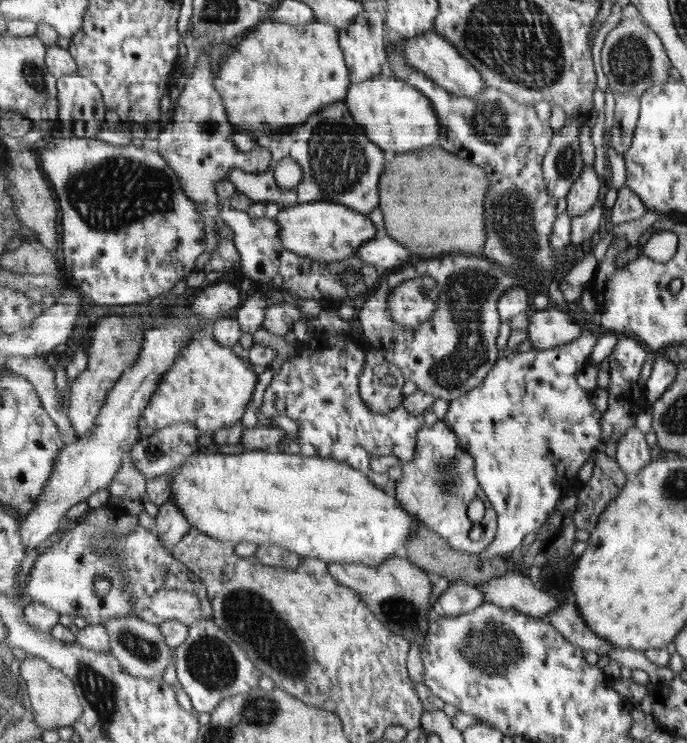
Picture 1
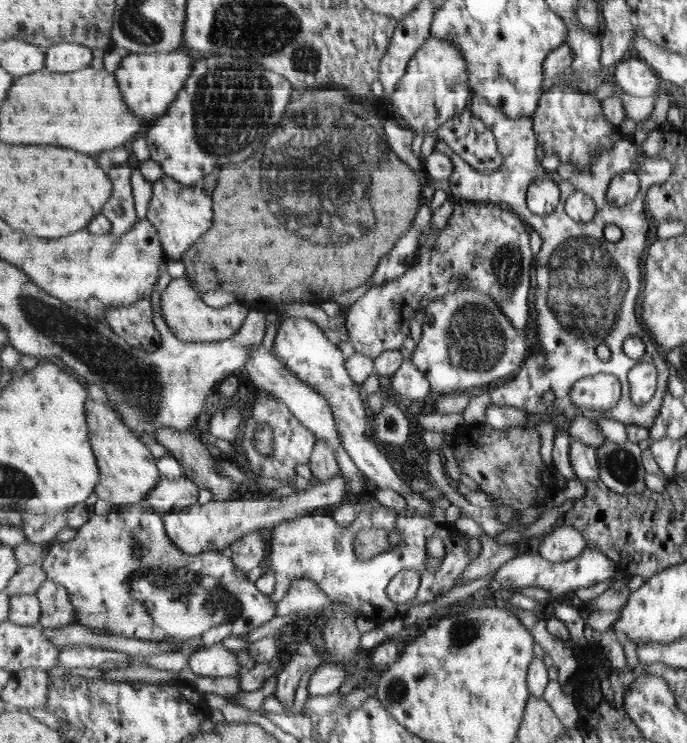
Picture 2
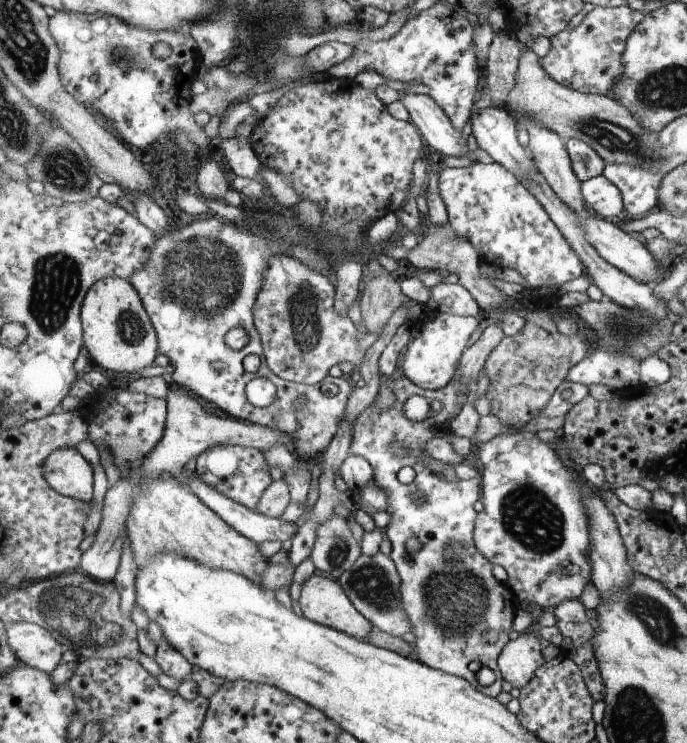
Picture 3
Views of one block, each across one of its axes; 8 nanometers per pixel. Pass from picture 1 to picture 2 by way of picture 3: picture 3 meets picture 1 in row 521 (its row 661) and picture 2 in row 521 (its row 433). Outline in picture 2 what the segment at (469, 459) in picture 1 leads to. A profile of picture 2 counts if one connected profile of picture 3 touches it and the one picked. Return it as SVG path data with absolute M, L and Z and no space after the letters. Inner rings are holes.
M381 504L378 507L373 506L373 508L368 507L368 508L360 509L358 517L347 528L337 524L337 522L335 522L333 516L327 515L325 513L324 506L320 506L319 508L314 508L311 513L308 513L305 516L297 517L297 518L293 518L293 519L287 519L277 525L275 525L275 527L269 531L268 537L270 540L270 553L269 553L269 558L268 558L269 559L268 562L269 562L269 566L270 566L269 570L276 573L279 577L287 576L287 577L291 577L292 579L313 580L313 582L317 582L317 584L319 584L319 586L321 586L321 590L323 590L323 592L325 592L325 594L327 594L327 596L329 596L329 598L331 598L331 600L333 600L333 602L347 603L347 604L357 608L357 612L359 612L361 615L363 615L371 620L374 620L376 623L389 620L389 618L391 618L393 616L399 616L401 618L405 617L405 616L402 616L401 614L398 613L399 606L397 606L397 603L393 602L391 600L391 598L389 598L389 595L387 595L387 586L389 586L389 582L391 582L391 580L393 580L393 577L395 577L395 575L399 574L399 572L401 572L402 570L407 570L407 569L409 569L409 570L415 569L415 571L419 571L419 573L421 573L421 586L418 590L418 595L416 596L415 599L413 599L412 601L410 601L409 603L406 604L410 609L411 607L414 607L415 605L422 605L427 602L435 601L437 599L437 596L439 596L439 592L443 592L443 590L451 590L451 588L453 588L453 586L457 586L457 584L461 584L461 580L463 580L463 574L465 574L465 570L467 570L467 568L469 568L469 564L471 564L471 562L473 562L473 560L475 560L475 558L477 558L477 556L479 556L480 551L482 550L481 545L475 546L474 544L473 545L468 544L467 542L462 543L458 539L457 534L454 533L454 531L451 529L451 527L444 525L440 521L440 519L422 517L421 515L411 516L411 518L409 518L409 516L399 516L399 514L397 514L397 510L383 506ZM377 528L386 529L388 532L389 531L398 531L402 535L403 543L401 543L401 545L393 546L393 548L391 548L390 550L387 550L387 552L383 552L383 554L379 554L379 556L375 556L375 558L371 558L371 560L359 561L357 554L355 554L355 540L356 540L357 534L359 534L359 532L361 530L377 529ZM433 536L440 537L440 539L442 540L442 542L444 543L444 546L445 546L445 554L442 558L443 561L441 561L441 567L439 567L439 569L435 569L435 571L428 571L425 568L425 562L427 562L427 558L428 558L428 556L427 556L427 540L429 540L429 538L431 538Z

